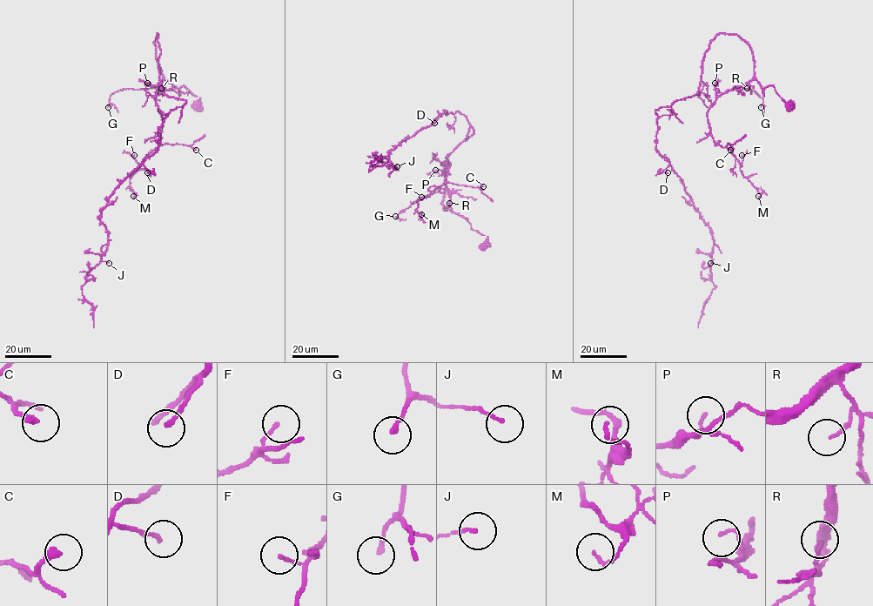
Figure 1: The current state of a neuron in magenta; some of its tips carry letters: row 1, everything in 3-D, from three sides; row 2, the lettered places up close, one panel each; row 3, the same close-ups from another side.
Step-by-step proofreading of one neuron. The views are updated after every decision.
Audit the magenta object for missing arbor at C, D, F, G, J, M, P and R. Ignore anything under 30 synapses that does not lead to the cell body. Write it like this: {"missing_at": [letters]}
{"missing_at": []}

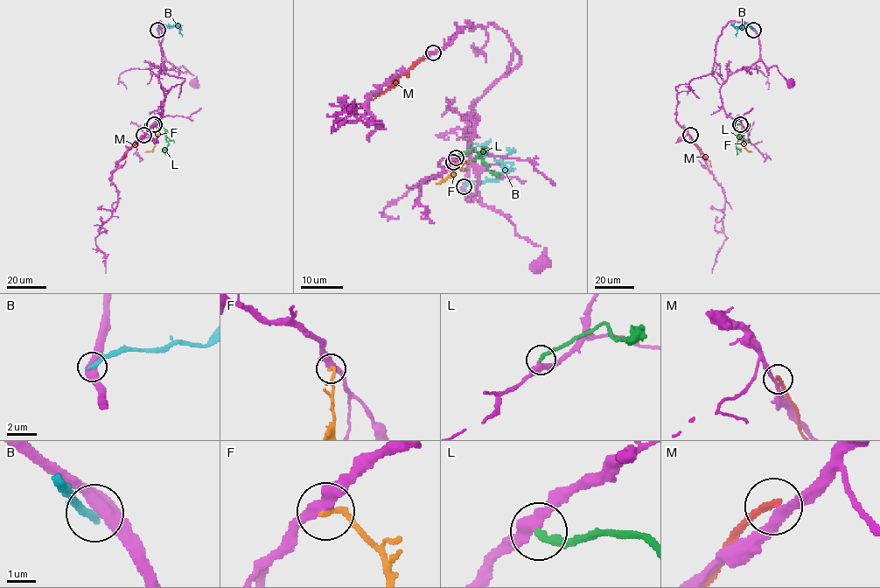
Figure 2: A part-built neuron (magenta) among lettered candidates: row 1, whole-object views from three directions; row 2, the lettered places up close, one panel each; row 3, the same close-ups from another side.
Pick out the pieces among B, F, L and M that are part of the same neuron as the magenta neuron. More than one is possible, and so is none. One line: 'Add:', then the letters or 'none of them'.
Add: L

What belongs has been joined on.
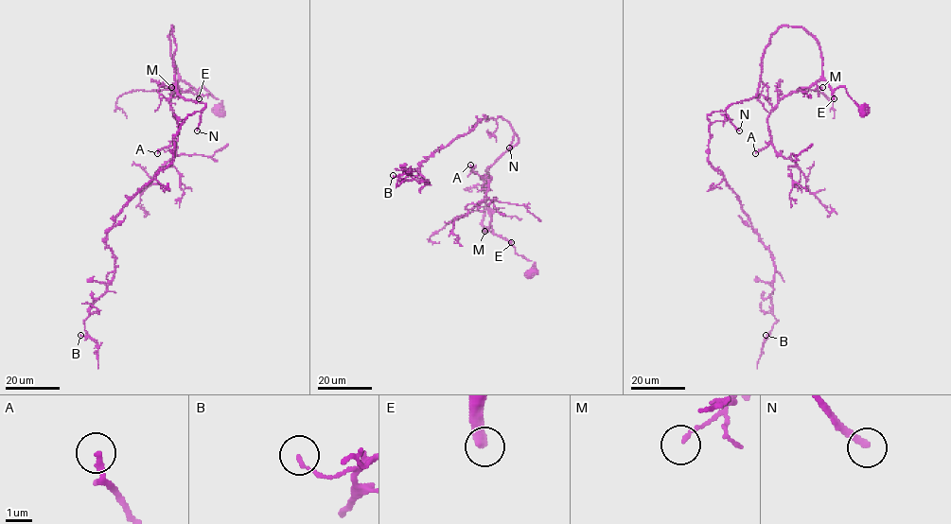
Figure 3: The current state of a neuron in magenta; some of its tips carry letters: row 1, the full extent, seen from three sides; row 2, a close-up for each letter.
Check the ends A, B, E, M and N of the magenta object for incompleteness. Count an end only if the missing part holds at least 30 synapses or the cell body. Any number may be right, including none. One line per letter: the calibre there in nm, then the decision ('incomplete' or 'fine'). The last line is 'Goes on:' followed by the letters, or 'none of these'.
A: calibre 200 nm; fine
B: calibre 120 nm; fine
E: calibre 360 nm; incomplete
M: calibre 140 nm; fine
N: calibre 280 nm; incomplete
Goes on: E, N

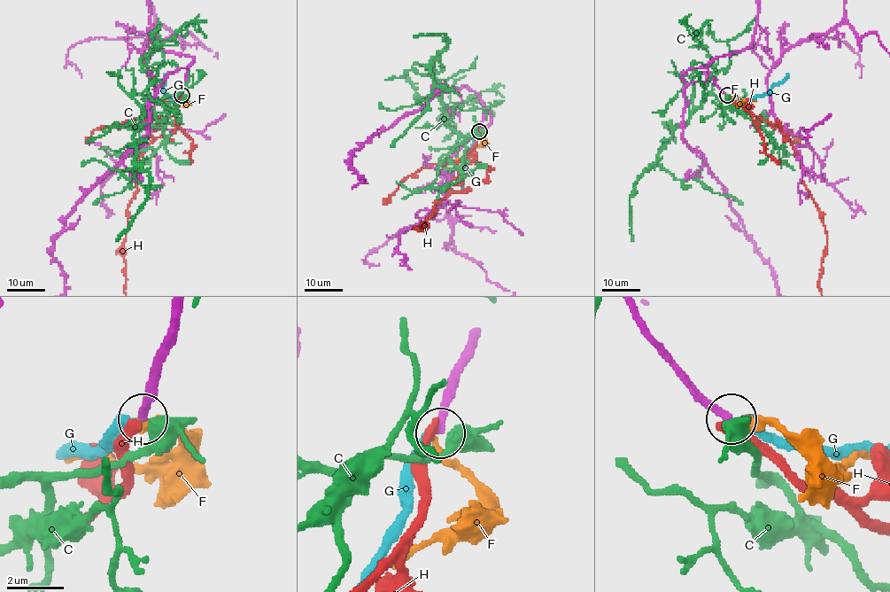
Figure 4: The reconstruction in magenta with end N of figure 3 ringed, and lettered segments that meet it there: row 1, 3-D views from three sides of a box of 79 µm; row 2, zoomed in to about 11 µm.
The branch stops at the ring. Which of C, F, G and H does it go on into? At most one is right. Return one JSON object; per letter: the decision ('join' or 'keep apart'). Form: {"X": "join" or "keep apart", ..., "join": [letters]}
{"C": "keep apart", "F": "keep apart", "G": "keep apart", "H": "keep apart", "join": []}

